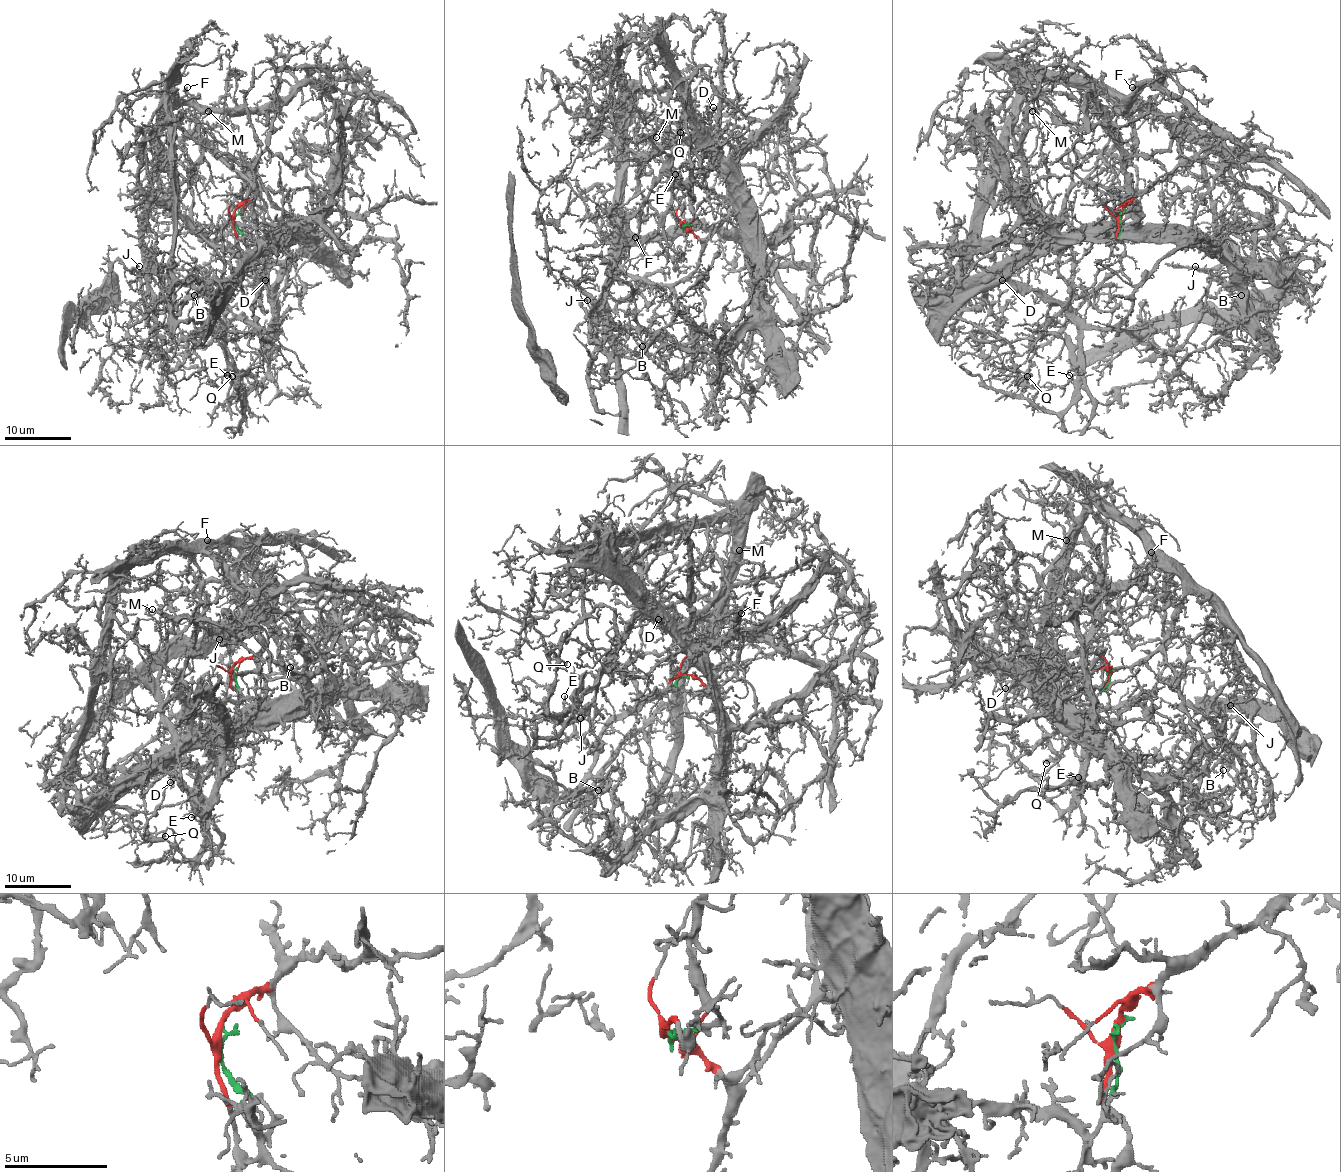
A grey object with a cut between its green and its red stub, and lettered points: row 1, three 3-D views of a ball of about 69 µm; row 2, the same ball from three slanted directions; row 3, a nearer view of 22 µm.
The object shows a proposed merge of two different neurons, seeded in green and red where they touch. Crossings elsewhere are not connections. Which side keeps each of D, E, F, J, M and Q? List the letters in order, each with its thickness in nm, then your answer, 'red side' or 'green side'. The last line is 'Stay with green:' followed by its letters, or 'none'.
D: 220 nm thick; green side
E: 100 nm thick; green side
F: 150 nm thick; red side
J: 130 nm thick; red side
M: 120 nm thick; red side
Q: 130 nm thick; green side
Stay with green: D, E, Q

